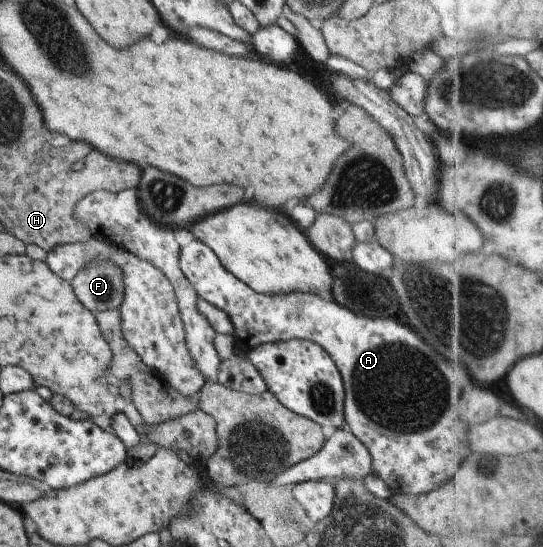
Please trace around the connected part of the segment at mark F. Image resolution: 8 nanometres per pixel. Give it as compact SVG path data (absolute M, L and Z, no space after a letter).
M95 261L77 272L71 279L71 289L77 301L94 314L121 305L123 297L123 275L121 269L107 261Z

